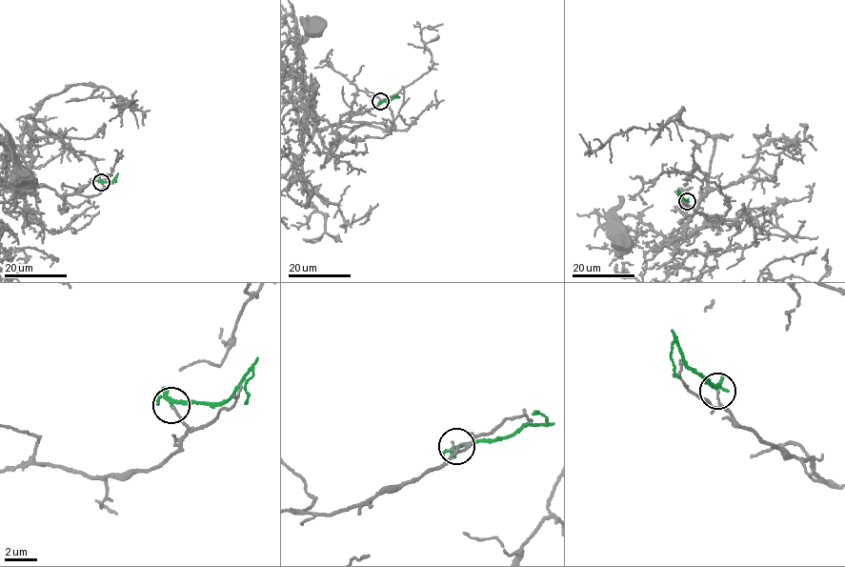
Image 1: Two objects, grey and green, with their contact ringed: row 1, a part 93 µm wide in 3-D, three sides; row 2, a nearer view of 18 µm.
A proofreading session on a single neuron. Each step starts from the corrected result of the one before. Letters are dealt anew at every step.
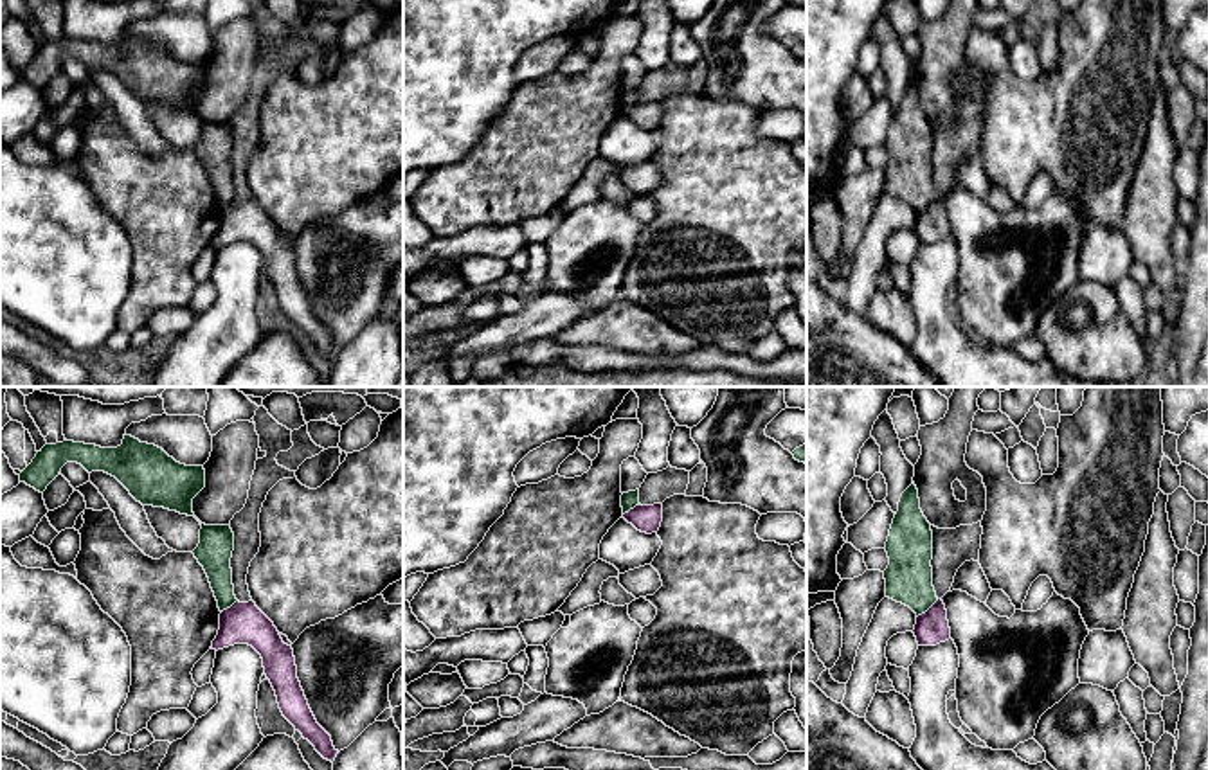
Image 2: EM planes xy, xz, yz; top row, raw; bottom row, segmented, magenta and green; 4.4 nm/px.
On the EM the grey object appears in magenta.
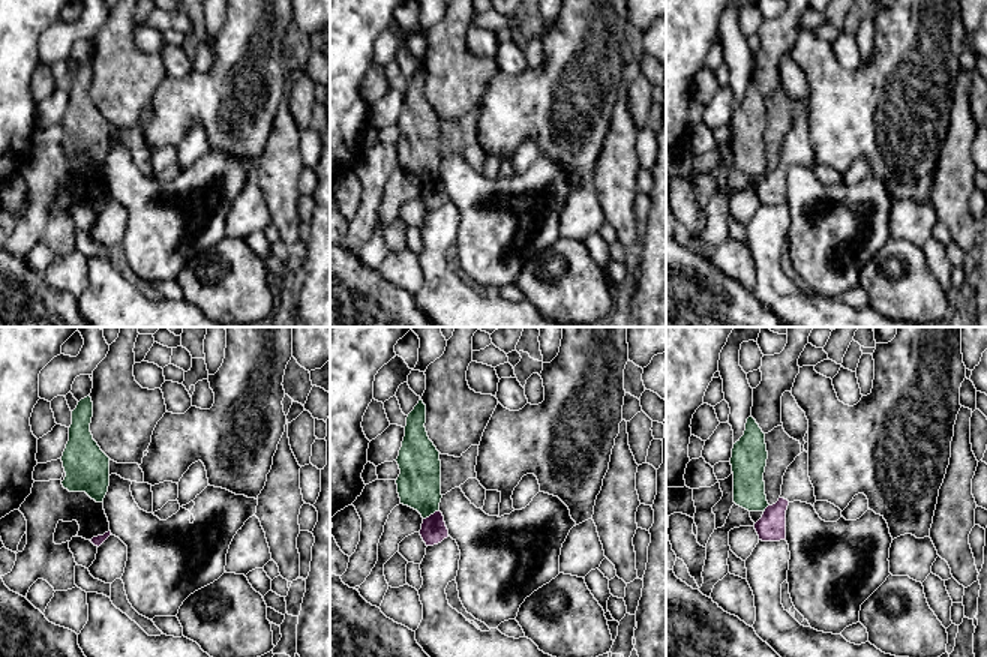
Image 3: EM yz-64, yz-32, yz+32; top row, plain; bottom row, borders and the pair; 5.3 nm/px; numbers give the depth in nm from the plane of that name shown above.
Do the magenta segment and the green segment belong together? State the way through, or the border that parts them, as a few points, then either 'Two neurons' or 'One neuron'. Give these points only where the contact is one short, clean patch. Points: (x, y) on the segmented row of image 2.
Boundary: yz (938, 599), (917, 617). Two neurons

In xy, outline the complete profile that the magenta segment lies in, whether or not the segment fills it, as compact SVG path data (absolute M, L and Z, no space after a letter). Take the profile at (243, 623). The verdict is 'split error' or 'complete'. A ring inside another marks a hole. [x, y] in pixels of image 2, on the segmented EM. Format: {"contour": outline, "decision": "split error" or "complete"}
{"contour": "M236 601L220 613L220 630L211 648L218 651L234 644L248 644L261 655L265 675L275 691L283 716L324 759L333 763L338 750L308 705L297 678L293 649L283 642L274 622L254 601Z", "decision": "complete"}

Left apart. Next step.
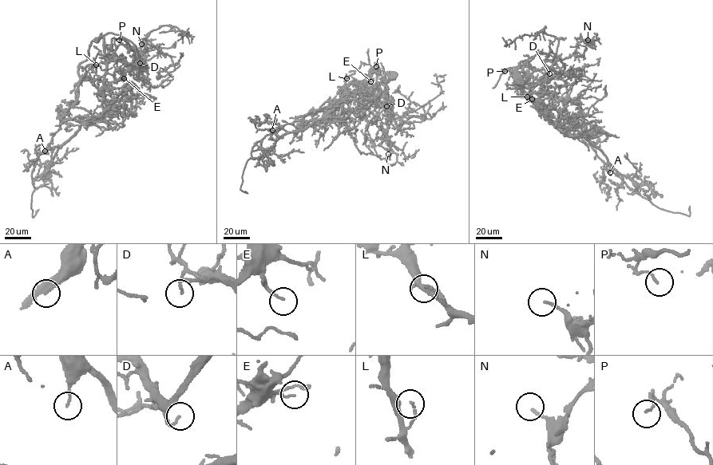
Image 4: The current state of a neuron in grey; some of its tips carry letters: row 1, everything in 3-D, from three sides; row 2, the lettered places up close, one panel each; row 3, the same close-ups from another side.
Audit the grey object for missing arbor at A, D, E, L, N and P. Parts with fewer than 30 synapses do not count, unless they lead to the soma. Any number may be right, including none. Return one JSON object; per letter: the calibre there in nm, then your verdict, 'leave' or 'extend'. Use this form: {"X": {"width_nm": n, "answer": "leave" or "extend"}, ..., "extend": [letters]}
{"A": {"width_nm": 120, "answer": "extend"}, "D": {"width_nm": 130, "answer": "leave"}, "E": {"width_nm": 80, "answer": "leave"}, "L": {"width_nm": 80, "answer": "leave"}, "N": {"width_nm": 120, "answer": "leave"}, "P": {"width_nm": 100, "answer": "leave"}, "extend": ["A"]}

